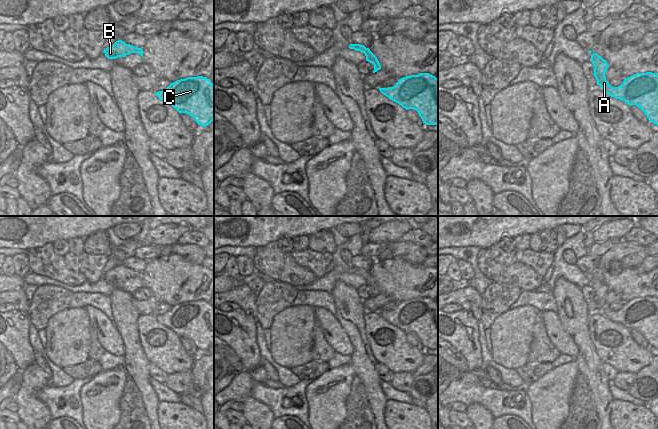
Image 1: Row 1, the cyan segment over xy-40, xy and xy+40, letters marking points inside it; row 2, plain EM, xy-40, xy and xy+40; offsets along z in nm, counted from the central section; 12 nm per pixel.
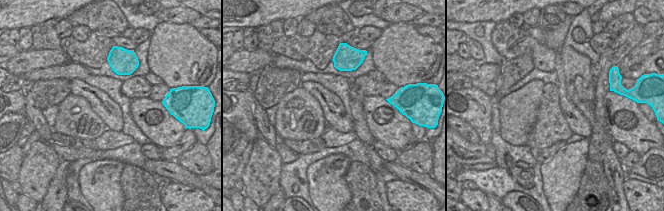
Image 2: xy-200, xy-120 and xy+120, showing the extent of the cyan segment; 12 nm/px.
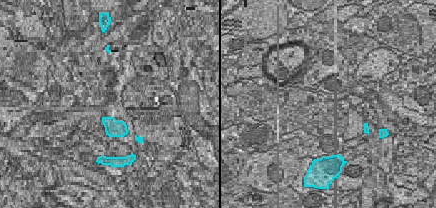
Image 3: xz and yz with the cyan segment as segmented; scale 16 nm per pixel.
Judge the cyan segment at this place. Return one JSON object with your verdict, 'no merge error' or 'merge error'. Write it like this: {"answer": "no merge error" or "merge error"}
{"answer": "no merge error"}

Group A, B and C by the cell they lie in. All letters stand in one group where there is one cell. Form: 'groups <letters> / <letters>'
groups A B C

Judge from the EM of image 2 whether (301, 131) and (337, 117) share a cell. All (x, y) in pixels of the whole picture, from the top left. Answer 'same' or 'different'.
different

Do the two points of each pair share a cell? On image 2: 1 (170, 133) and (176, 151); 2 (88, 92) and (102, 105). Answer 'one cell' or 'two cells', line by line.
1: two cells
2: one cell

